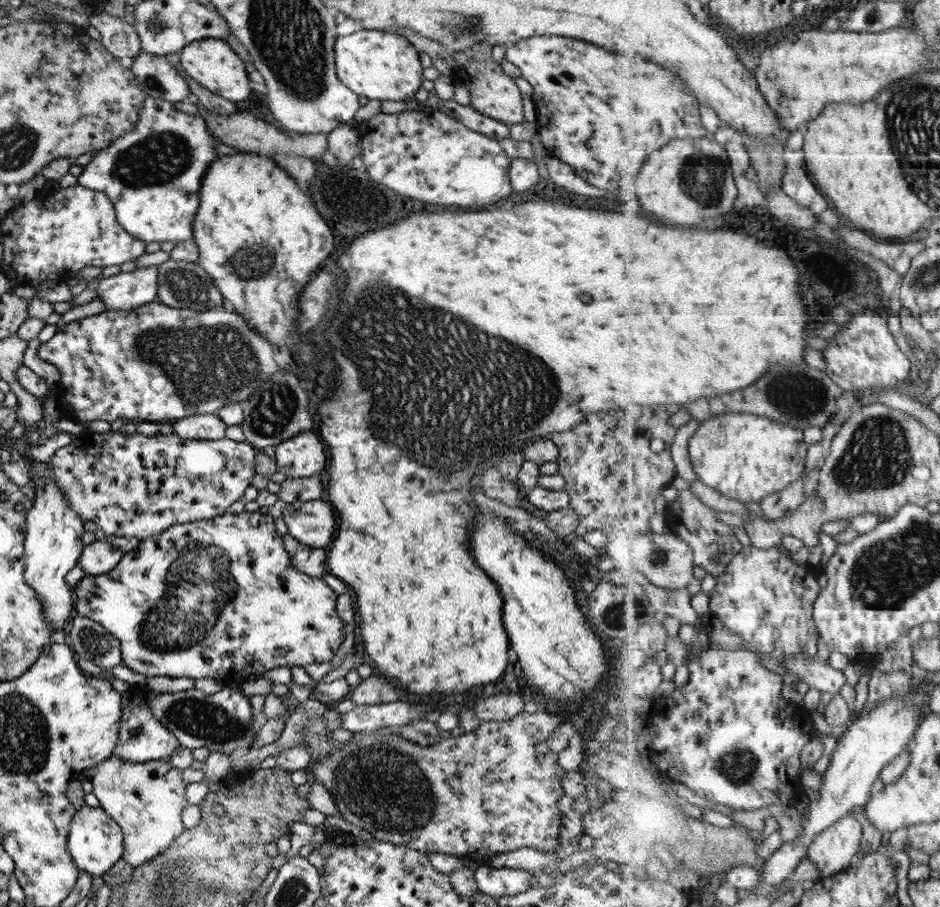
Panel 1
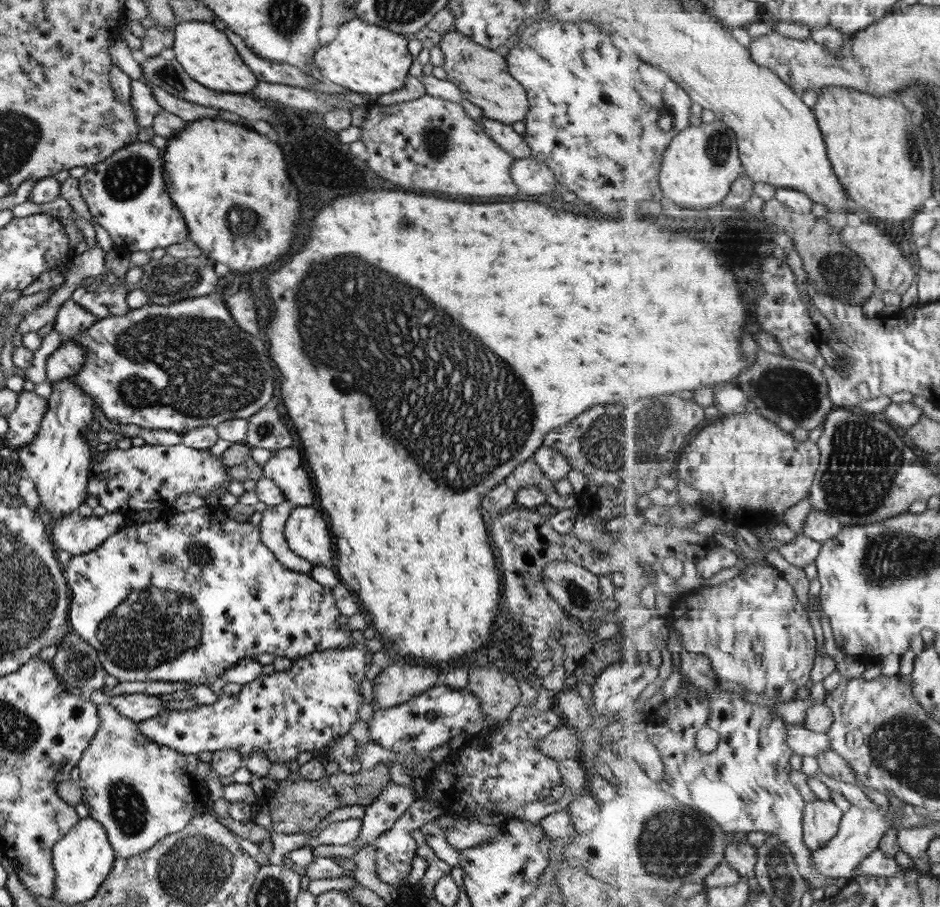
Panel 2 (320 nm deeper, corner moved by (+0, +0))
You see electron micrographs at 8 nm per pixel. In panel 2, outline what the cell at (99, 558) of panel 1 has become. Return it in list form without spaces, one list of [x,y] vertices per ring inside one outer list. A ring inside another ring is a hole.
[[[75,510],[53,521],[53,528],[48,532],[56,550],[63,550],[70,557],[79,556],[91,552],[103,539],[125,527],[124,519],[124,515],[107,512],[101,518],[91,515],[84,519]]]

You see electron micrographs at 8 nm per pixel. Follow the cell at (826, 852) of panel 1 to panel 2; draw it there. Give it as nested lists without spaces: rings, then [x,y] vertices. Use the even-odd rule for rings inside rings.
[[[830,800],[807,803],[804,815],[804,843],[812,850],[819,851],[840,831],[844,817]]]

